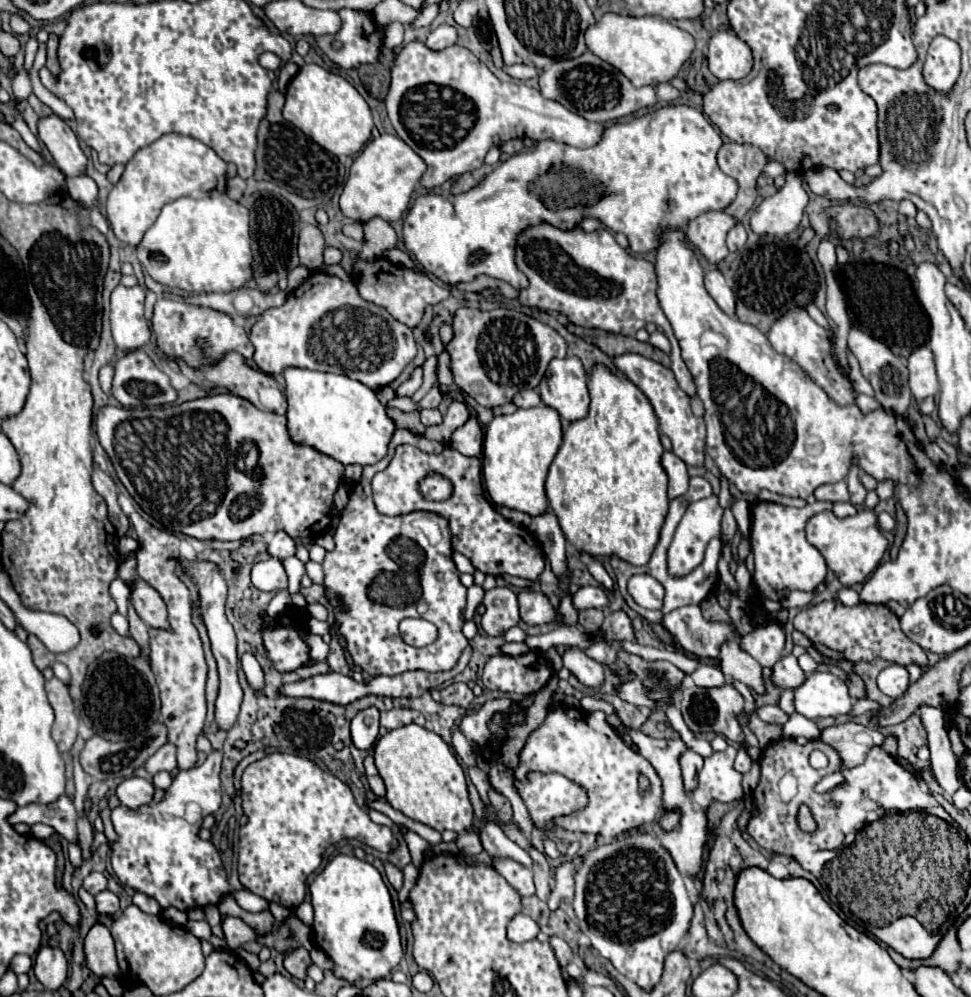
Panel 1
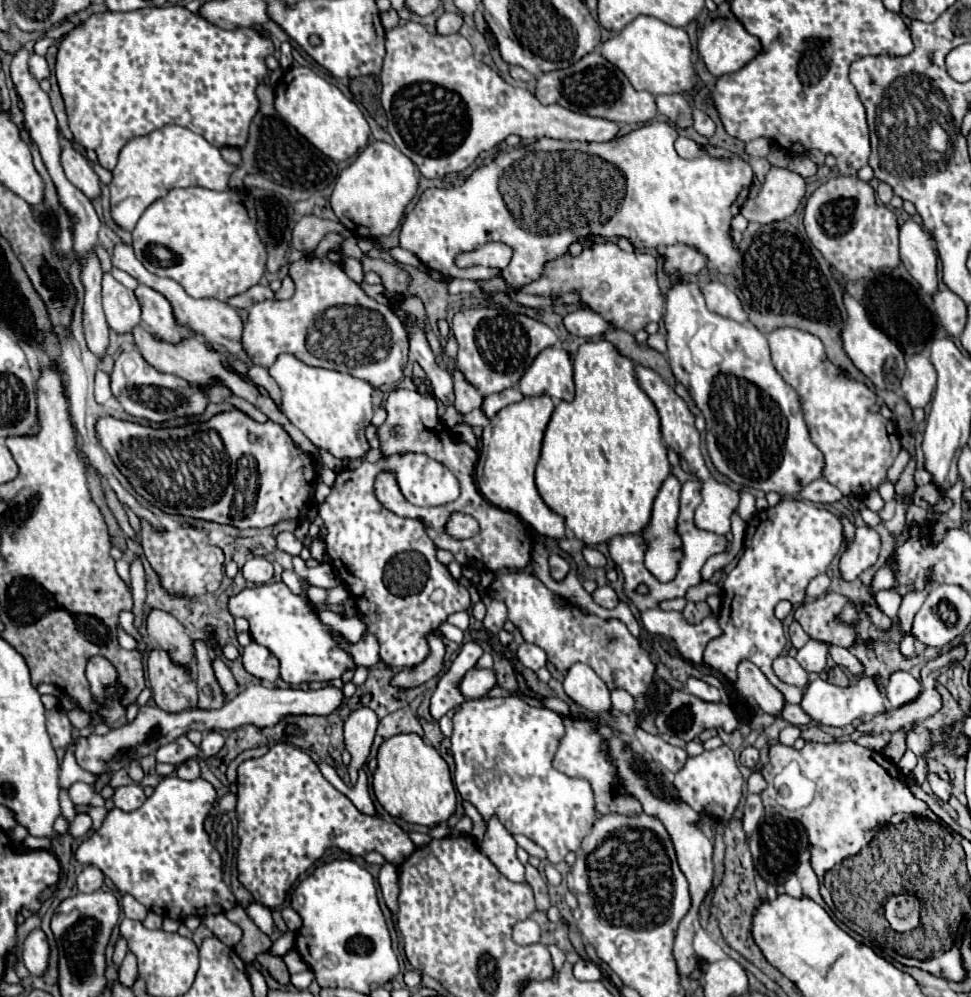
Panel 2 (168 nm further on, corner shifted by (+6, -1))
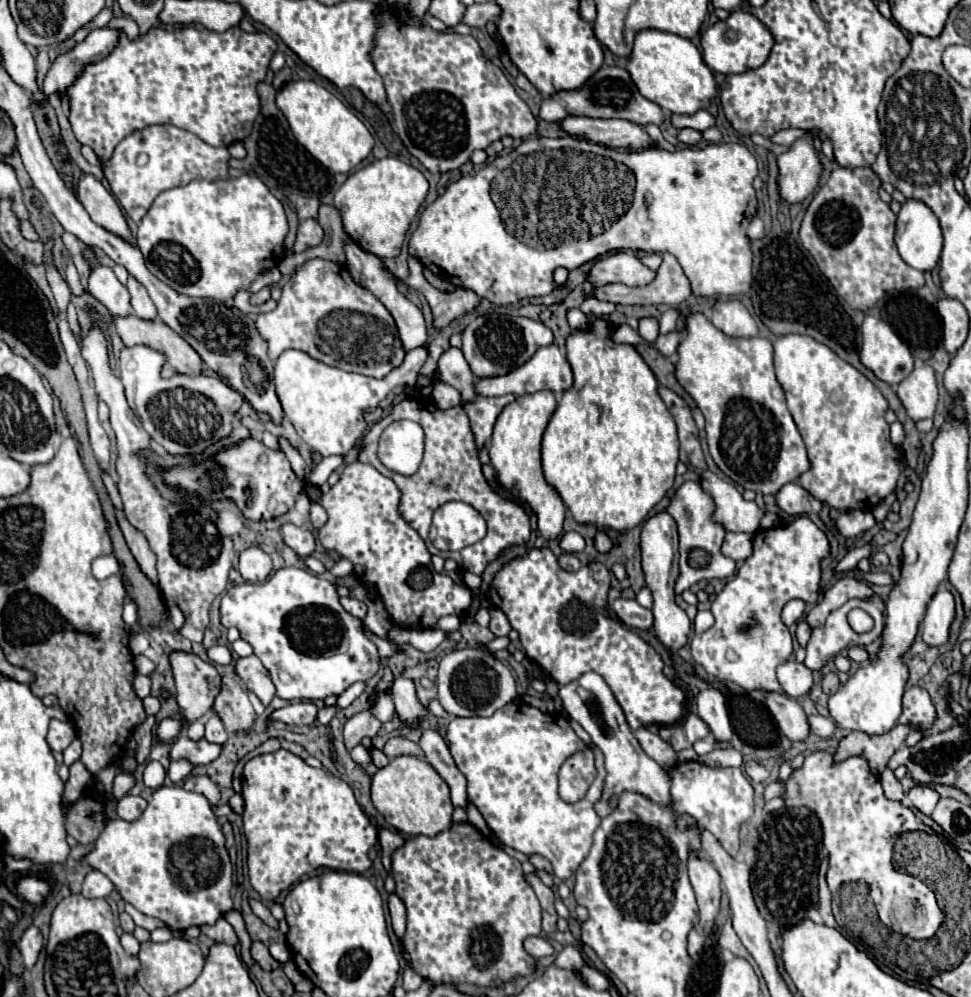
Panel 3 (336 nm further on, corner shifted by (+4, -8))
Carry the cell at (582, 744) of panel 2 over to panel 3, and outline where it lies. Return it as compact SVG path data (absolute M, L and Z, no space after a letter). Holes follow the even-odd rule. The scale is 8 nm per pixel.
M583 749L579 753L573 753L559 769L559 795L569 803L579 801L593 783L593 779L593 751Z

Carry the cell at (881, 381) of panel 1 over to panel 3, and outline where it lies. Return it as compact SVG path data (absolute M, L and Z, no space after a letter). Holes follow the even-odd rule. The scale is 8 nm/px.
M865 315L861 333L861 363L869 371L873 371L875 377L889 383L891 387L897 387L899 381L903 381L913 369L913 357L909 347L885 321L873 315Z

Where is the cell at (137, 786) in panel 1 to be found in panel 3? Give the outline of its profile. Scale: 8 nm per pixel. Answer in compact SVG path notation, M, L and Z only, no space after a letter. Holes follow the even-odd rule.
M125 795L117 803L117 815L125 821L135 821L147 807L147 801L137 795Z

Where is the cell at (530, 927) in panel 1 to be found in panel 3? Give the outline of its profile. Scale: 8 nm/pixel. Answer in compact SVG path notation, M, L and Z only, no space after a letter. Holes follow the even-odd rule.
M537 935L537 937L527 937L523 945L525 945L525 951L527 951L531 957L535 957L535 959L541 959L541 957L547 957L547 955L553 953L551 943L549 943L545 937L541 937L541 935Z

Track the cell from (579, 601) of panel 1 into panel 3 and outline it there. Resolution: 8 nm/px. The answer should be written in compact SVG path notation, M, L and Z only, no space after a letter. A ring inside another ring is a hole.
M615 599L611 607L627 627L641 629L641 631L647 631L653 627L653 613L641 607L635 599Z

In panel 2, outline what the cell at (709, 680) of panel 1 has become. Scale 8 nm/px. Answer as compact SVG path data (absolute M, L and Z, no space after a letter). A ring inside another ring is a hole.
M689 676L689 680L687 680L687 692L697 696L697 698L701 698L701 700L705 700L705 702L721 702L719 690L709 686L709 684L705 684L705 682L701 682L701 680L697 680L695 676Z

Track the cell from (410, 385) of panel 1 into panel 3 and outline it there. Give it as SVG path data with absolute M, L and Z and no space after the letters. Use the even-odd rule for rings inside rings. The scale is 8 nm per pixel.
M405 399L405 401L397 403L387 417L383 417L379 423L375 423L369 429L369 433L363 439L363 447L365 449L361 451L359 461L361 463L369 463L379 473L387 475L389 479L393 479L397 483L397 487L403 493L401 503L399 503L399 513L421 535L421 539L425 541L427 549L433 555L441 555L443 559L455 559L463 571L471 571L475 575L483 575L485 567L489 563L493 563L507 547L511 547L511 545L527 545L529 543L529 537L531 537L529 515L527 515L527 511L519 503L509 501L509 499L501 497L497 491L493 491L491 485L487 483L487 479L483 477L481 461L477 457L475 437L473 437L471 427L469 427L467 413L465 413L465 409L461 405L451 407L447 411L441 411L431 401ZM399 419L415 421L425 431L425 455L423 455L423 461L419 465L419 471L415 475L411 475L411 477L395 475L393 471L389 471L387 467L381 465L377 455L379 439L383 429L387 425L391 425L393 421L399 421ZM447 501L463 501L463 503L469 503L473 509L477 509L483 515L483 519L487 521L487 535L485 535L485 539L481 539L479 543L469 545L469 547L465 547L465 549L461 549L457 553L443 553L443 551L435 549L431 545L431 541L429 541L431 517L433 517L435 509L439 509L439 505L443 505Z

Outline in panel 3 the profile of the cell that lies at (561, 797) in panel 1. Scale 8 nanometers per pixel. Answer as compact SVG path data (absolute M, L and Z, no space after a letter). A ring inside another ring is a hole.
M517 701L501 707L495 711L491 717L453 717L447 729L447 741L451 755L455 759L457 769L465 775L467 779L467 795L469 801L481 811L485 817L489 829L495 833L495 837L525 853L525 855L543 855L551 861L553 873L559 879L567 879L571 871L579 867L579 863L587 857L589 847L591 847L591 837L595 829L601 823L601 817L595 811L595 803L601 799L603 793L603 781L605 781L605 765L603 765L603 753L595 747L595 767L597 767L597 777L591 785L591 791L577 803L567 803L559 797L557 791L557 771L563 765L563 761L579 751L587 749L585 743L575 735L571 729L569 721L565 717L559 717L557 713L541 713L539 709L531 705L521 705Z

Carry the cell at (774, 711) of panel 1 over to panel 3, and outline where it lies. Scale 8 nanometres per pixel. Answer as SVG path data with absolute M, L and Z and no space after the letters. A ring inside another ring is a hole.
M809 715L809 725L811 725L811 733L819 735L819 737L833 737L835 731L839 735L839 729L835 725L835 721L831 717L823 717L823 715Z

